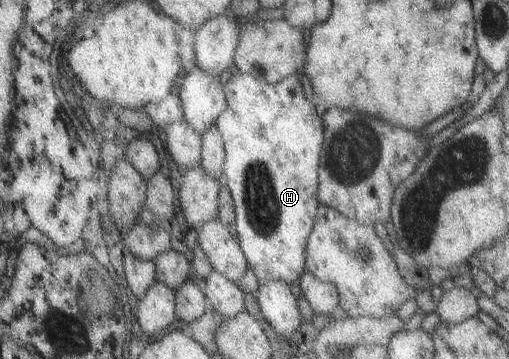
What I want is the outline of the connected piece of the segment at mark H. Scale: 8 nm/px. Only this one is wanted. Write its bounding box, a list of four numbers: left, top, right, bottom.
[214,69,323,285]

